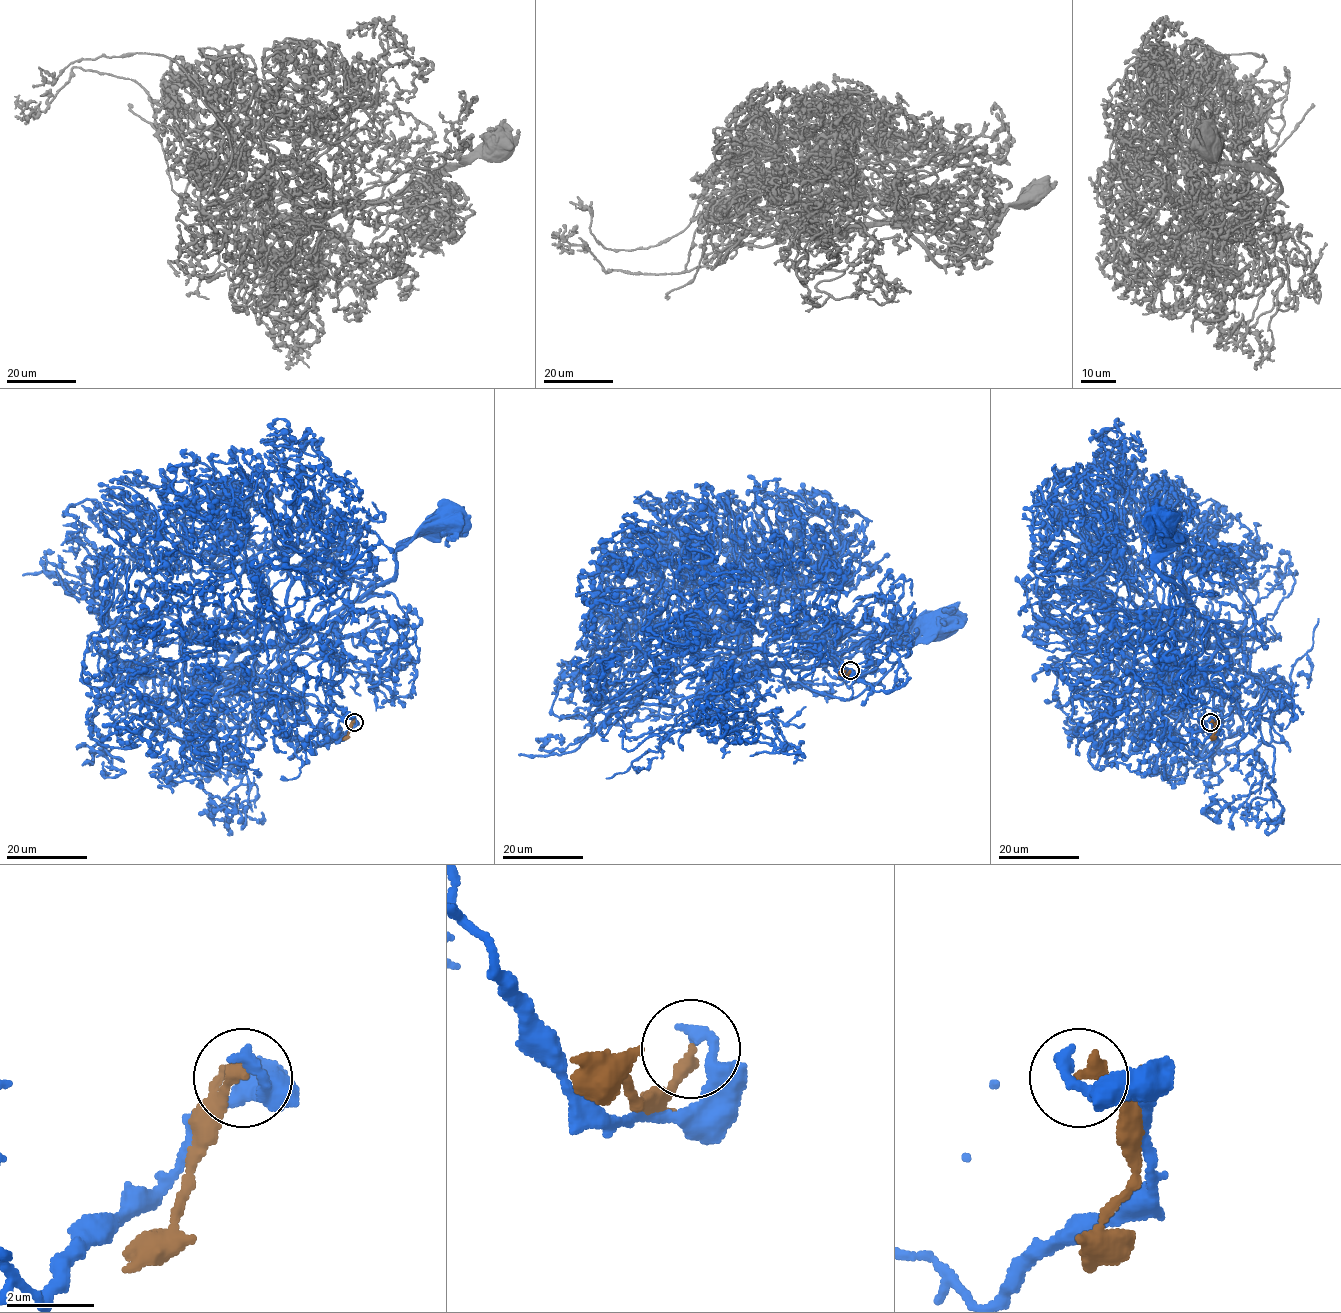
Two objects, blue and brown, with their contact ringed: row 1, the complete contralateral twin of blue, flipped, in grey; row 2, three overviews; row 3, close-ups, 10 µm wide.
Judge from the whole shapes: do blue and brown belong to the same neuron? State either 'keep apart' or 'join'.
keep apart

